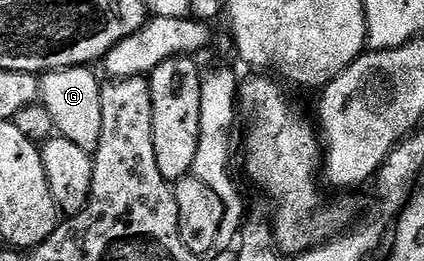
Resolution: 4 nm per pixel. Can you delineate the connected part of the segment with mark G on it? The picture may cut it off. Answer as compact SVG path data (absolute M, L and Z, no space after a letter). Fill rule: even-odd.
M75 66L65 70L49 70L40 78L42 104L54 120L56 134L89 152L95 152L100 147L104 124L100 95L102 82L92 72L87 66Z

